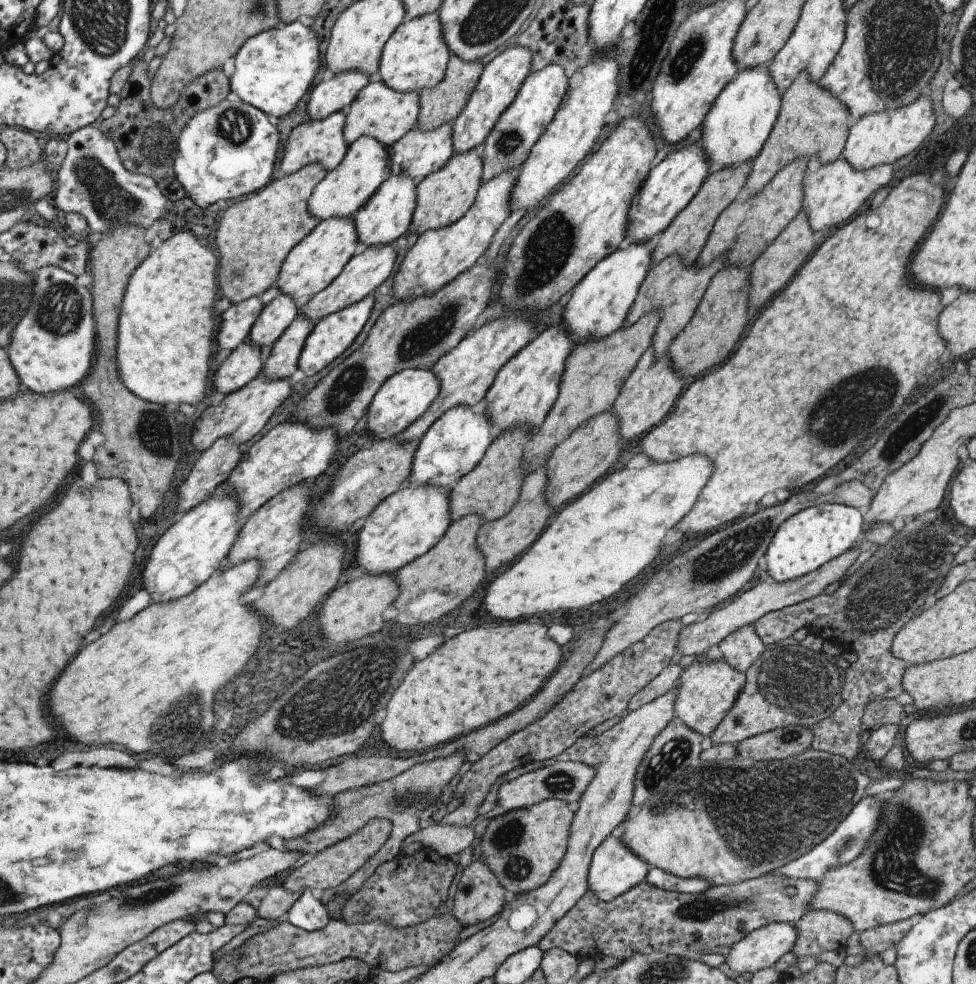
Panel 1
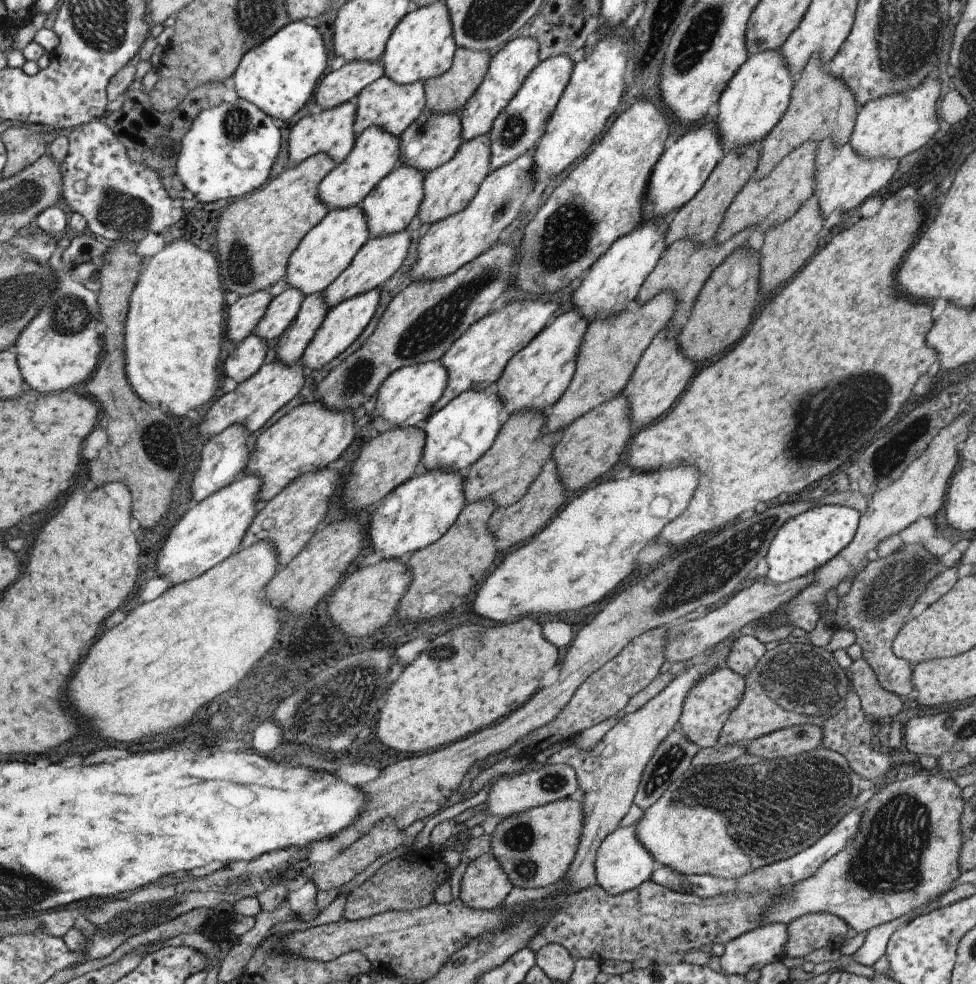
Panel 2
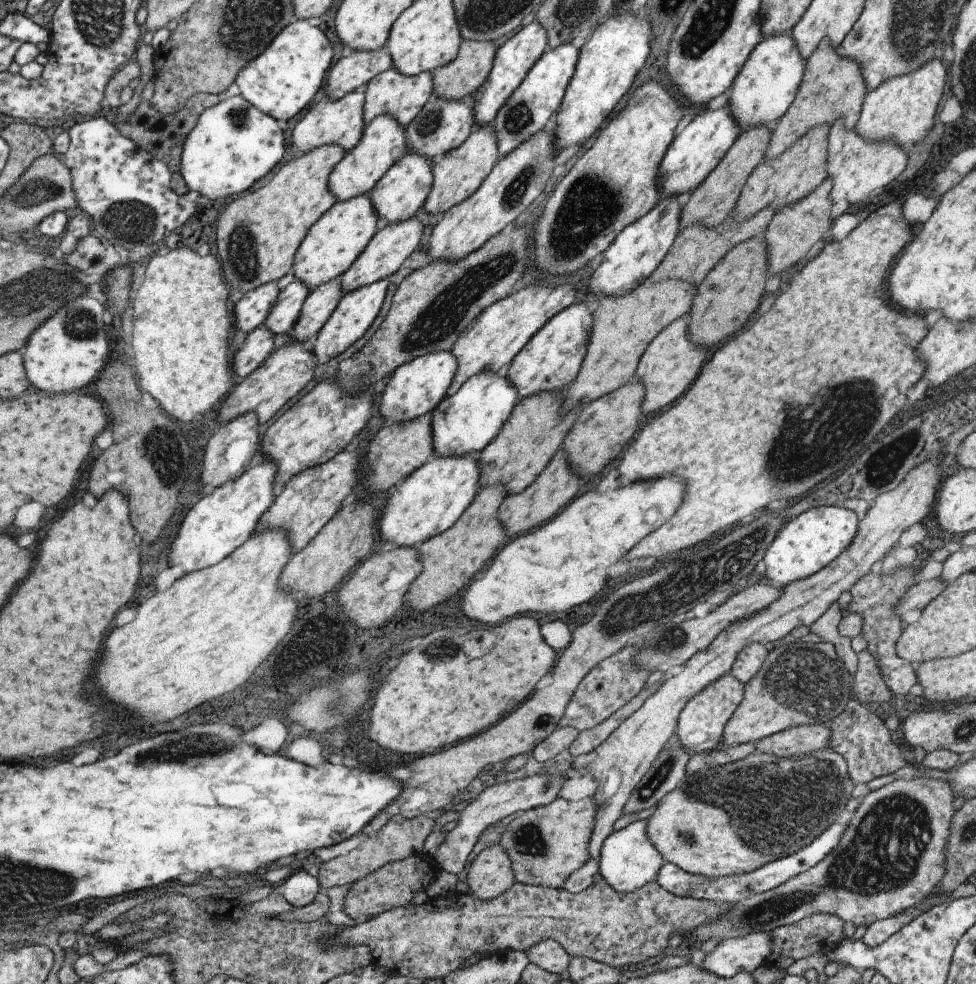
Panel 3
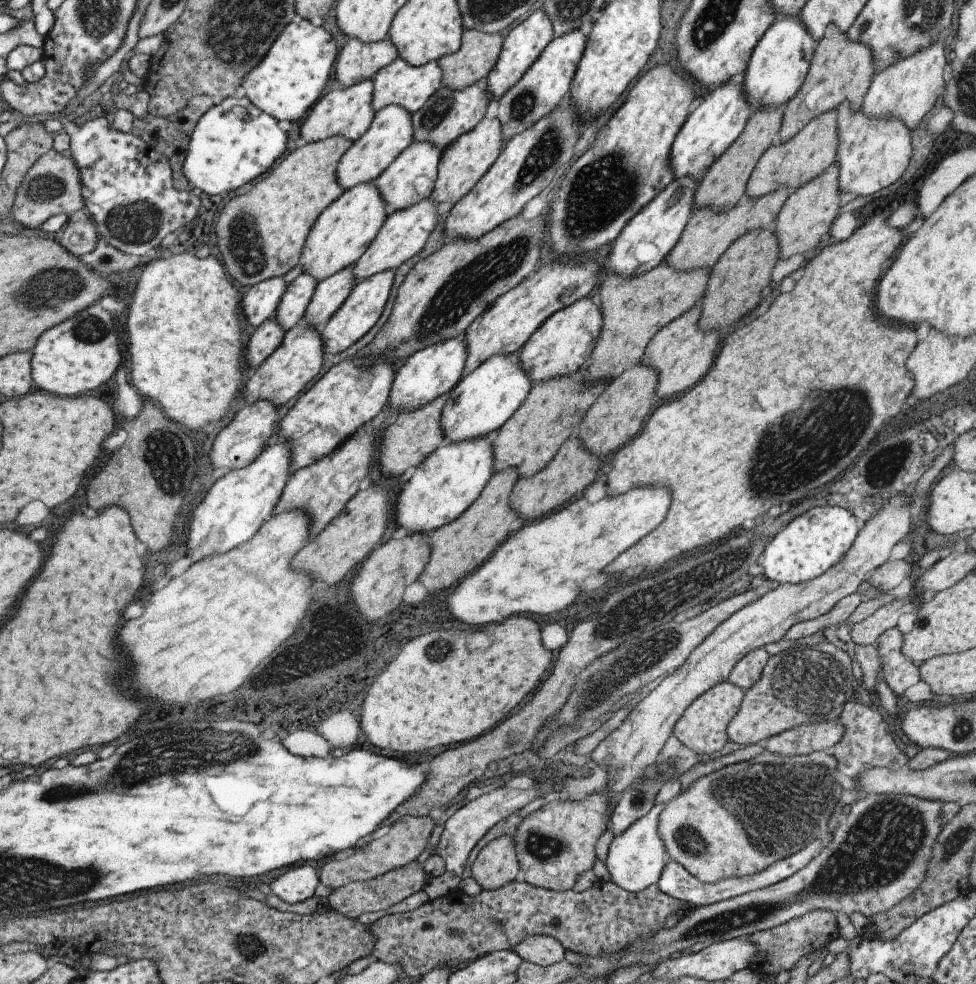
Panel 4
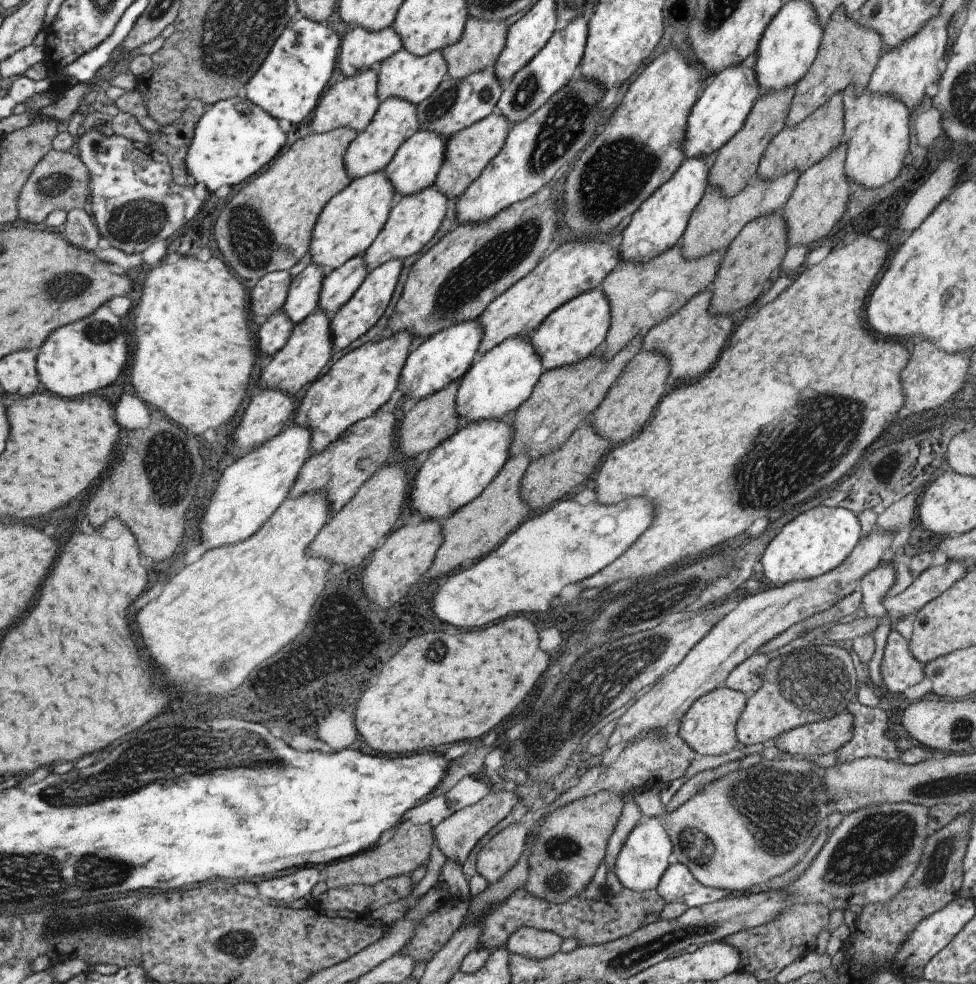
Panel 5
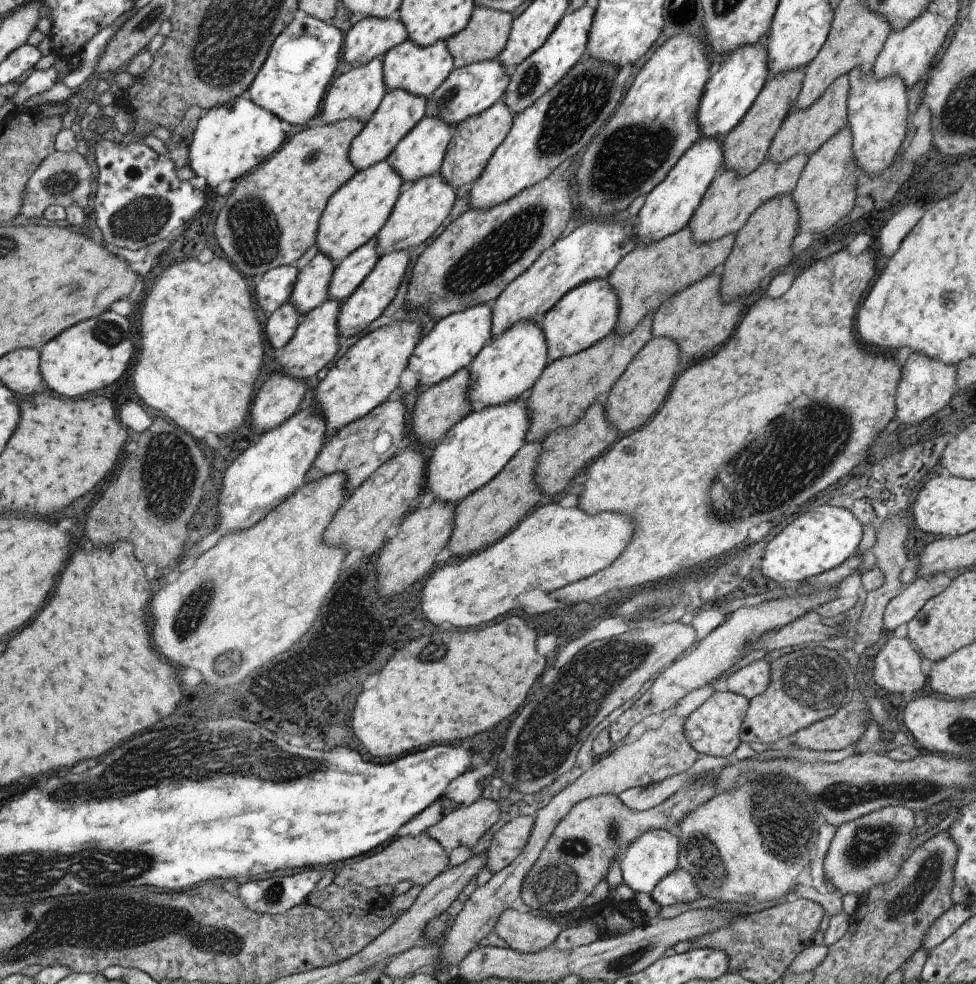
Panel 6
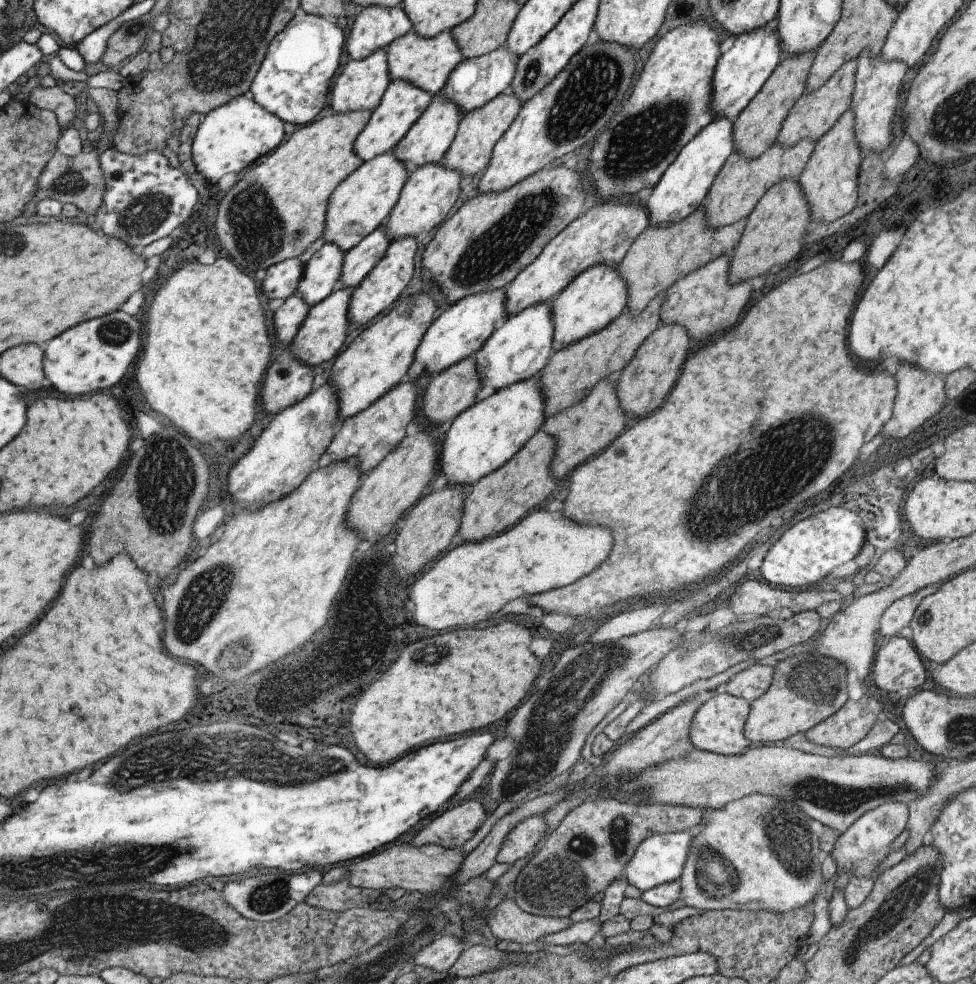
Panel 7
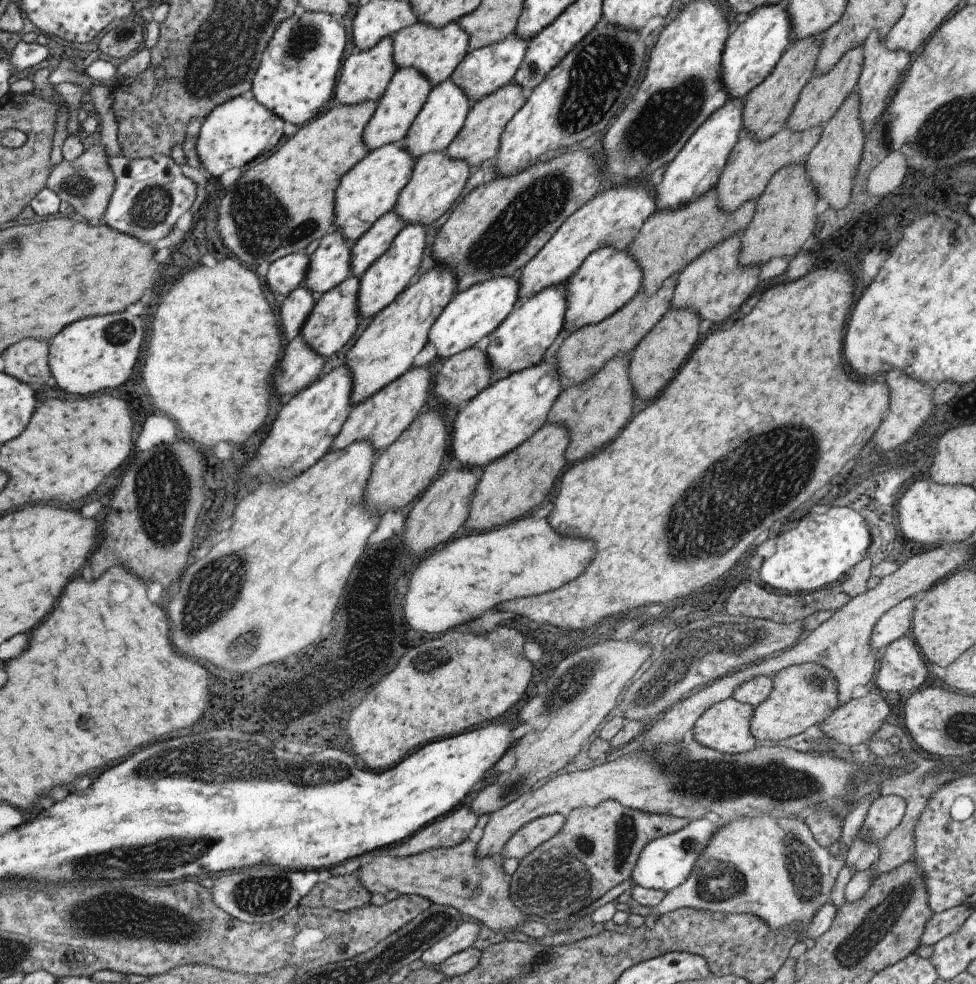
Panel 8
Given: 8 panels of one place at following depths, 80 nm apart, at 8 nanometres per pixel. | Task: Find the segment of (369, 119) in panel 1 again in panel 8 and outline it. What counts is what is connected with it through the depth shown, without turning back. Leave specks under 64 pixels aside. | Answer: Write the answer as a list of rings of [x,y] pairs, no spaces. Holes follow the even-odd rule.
[[[417,22],[402,28],[390,36],[392,40],[392,59],[400,71],[413,67],[432,86],[438,85],[449,78],[454,68],[466,55],[468,38],[458,27],[458,23],[449,23],[440,29],[432,29]]]

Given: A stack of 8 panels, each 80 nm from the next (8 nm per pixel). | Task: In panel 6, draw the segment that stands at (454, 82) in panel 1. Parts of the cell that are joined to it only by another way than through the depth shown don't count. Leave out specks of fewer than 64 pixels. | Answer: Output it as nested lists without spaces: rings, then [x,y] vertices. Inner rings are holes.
[[[474,7],[463,30],[445,40],[447,52],[449,52],[453,59],[452,68],[463,68],[471,63],[496,59],[505,46],[512,15],[512,13]]]

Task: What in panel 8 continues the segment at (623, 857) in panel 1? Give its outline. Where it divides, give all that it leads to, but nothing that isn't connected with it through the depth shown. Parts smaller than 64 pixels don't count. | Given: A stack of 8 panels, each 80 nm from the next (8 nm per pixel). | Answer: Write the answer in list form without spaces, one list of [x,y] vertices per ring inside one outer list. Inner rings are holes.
[[[719,818],[717,824],[711,824],[706,819],[695,819],[678,831],[660,836],[658,839],[644,844],[639,851],[630,874],[634,885],[651,890],[664,890],[666,892],[679,886],[691,872],[691,867],[697,855],[702,851],[707,839],[725,823],[727,823],[727,820],[723,820],[723,818]]]

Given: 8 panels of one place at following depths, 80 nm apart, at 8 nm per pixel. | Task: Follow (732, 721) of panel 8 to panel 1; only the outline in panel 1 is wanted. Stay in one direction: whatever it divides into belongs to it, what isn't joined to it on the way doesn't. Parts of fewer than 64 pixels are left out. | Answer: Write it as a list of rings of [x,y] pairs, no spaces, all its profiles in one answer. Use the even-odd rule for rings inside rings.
[[[723,659],[715,662],[695,662],[681,670],[675,684],[674,717],[704,738],[722,721],[744,687],[744,673],[729,666]]]

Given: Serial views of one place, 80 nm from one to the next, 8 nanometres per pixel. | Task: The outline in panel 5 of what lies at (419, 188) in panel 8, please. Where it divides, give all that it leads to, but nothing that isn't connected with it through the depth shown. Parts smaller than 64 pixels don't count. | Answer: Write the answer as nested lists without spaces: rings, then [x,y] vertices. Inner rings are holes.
[[[433,184],[418,193],[401,197],[395,200],[391,210],[388,212],[387,220],[383,228],[379,229],[373,242],[362,254],[362,261],[366,272],[370,273],[379,265],[392,260],[403,260],[411,254],[417,254],[424,244],[433,236],[436,228],[442,223],[447,198]]]

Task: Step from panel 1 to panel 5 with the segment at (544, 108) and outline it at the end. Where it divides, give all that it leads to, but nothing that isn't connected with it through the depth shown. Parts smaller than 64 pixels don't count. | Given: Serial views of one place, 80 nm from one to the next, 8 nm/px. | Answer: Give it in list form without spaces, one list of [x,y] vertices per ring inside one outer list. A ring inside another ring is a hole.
[[[575,17],[562,29],[557,28],[545,46],[503,86],[495,109],[508,120],[511,126],[525,120],[547,102],[550,96],[563,88],[563,85],[575,78],[586,43],[586,28],[587,24],[583,22],[582,17]]]

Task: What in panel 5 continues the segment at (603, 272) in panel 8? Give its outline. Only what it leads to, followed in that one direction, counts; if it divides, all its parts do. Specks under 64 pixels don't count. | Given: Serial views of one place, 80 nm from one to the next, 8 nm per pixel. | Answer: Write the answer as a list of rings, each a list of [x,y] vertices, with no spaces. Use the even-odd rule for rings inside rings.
[[[588,290],[551,311],[529,336],[530,345],[542,364],[542,370],[558,369],[578,363],[601,346],[610,323],[610,306],[606,296]]]

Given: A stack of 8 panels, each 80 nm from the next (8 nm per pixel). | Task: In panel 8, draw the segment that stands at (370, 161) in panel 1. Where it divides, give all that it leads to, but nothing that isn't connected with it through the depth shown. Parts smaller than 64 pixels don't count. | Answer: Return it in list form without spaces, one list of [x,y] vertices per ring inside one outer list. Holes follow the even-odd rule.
[[[407,67],[401,71],[397,69],[385,92],[376,100],[376,110],[368,120],[361,138],[369,152],[379,147],[402,142],[411,126],[413,119],[418,115],[423,103],[426,101],[428,92],[432,86],[413,67]]]

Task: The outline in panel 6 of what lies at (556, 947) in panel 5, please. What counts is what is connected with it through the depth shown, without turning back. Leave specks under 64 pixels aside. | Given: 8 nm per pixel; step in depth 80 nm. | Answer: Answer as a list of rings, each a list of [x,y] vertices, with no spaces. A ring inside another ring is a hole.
[[[515,908],[507,909],[498,916],[498,921],[494,924],[494,932],[503,942],[507,943],[509,949],[515,949],[520,953],[534,953],[539,949],[543,950],[551,946],[557,935],[563,930],[558,921],[551,921],[546,918],[546,914],[535,914],[531,912],[521,912]]]

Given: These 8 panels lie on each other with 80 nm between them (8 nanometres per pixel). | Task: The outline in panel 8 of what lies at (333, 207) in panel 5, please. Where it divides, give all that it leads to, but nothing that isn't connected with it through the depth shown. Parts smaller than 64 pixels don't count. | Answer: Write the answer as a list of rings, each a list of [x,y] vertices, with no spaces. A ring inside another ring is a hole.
[[[401,143],[385,145],[367,153],[338,182],[334,192],[332,226],[353,243],[396,203],[399,191],[407,184],[415,159],[401,148]]]

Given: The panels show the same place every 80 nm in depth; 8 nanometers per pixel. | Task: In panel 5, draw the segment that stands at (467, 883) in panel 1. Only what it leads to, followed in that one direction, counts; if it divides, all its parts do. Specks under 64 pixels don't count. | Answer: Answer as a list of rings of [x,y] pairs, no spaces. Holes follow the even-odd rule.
[[[510,824],[501,830],[477,853],[475,870],[490,885],[515,866],[527,836],[526,824]]]

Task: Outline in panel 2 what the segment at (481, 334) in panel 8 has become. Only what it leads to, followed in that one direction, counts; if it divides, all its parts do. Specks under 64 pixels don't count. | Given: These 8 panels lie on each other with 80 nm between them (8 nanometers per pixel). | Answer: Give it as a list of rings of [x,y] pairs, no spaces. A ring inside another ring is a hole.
[[[440,360],[399,367],[387,376],[376,390],[375,403],[372,406],[370,418],[373,428],[377,430],[378,434],[383,432],[383,430],[379,430],[379,420],[387,422],[391,429],[419,425],[427,418],[434,402],[443,394],[446,382],[447,373]]]

